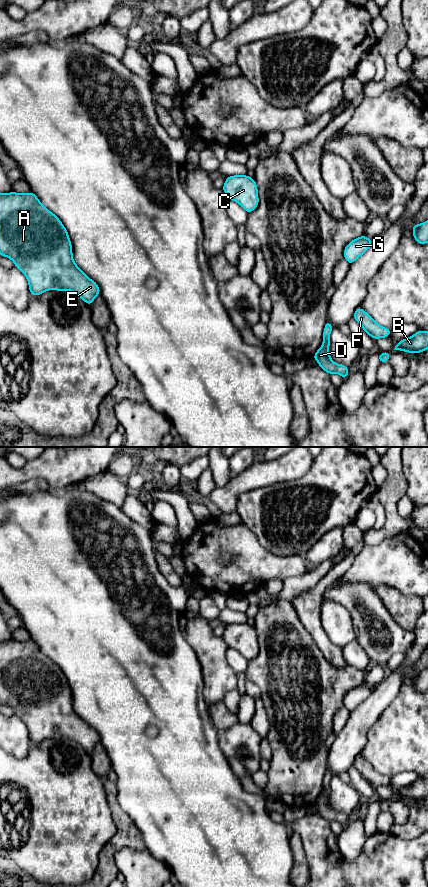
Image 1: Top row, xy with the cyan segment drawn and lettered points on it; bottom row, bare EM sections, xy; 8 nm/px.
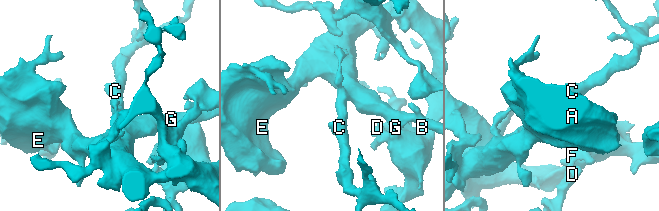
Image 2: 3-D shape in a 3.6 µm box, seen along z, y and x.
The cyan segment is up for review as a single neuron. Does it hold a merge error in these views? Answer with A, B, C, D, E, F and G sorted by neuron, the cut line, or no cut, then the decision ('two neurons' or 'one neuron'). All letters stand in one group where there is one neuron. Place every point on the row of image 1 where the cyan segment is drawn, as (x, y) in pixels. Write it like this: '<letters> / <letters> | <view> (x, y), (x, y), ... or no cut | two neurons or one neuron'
A C E G / B D F | xy (322, 344), (328, 347) | two neurons

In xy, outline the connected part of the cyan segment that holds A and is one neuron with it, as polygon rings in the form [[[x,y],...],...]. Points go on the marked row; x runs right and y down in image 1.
[[[33,192],[0,193],[0,255],[10,258],[25,275],[32,296],[48,290],[71,291],[91,305],[100,295],[98,284],[74,262],[66,228]]]

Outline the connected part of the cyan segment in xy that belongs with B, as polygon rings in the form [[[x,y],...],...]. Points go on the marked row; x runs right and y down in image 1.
[[[419,330],[412,336],[399,341],[394,350],[419,354],[420,352],[424,352],[427,349],[428,331]]]

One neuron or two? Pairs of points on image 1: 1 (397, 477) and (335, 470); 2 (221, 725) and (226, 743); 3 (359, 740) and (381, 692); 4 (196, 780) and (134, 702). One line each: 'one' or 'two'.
1: two
2: two
3: one
4: one

